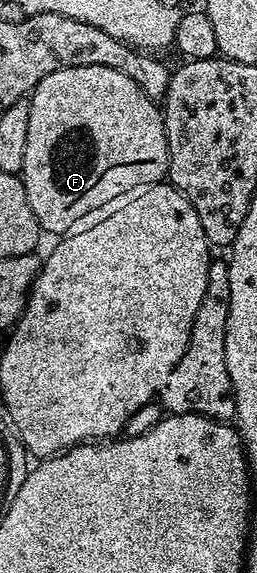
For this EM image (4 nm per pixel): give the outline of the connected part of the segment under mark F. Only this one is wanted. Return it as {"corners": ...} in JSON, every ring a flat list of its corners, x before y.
{"corners":[[89,65,88,67,57,69,57,73,49,73,49,77,42,79,29,95,29,134,25,137,25,165,21,178,25,185,25,197,29,197,29,209,33,209,40,228,44,232,59,231,58,233,70,232,78,224,75,223,78,219,85,218,90,211,95,211,98,207,105,206,106,203,114,204,136,189,164,182,167,179,167,142,160,104,150,99,129,77,125,77,125,73,117,73,117,69]]}

